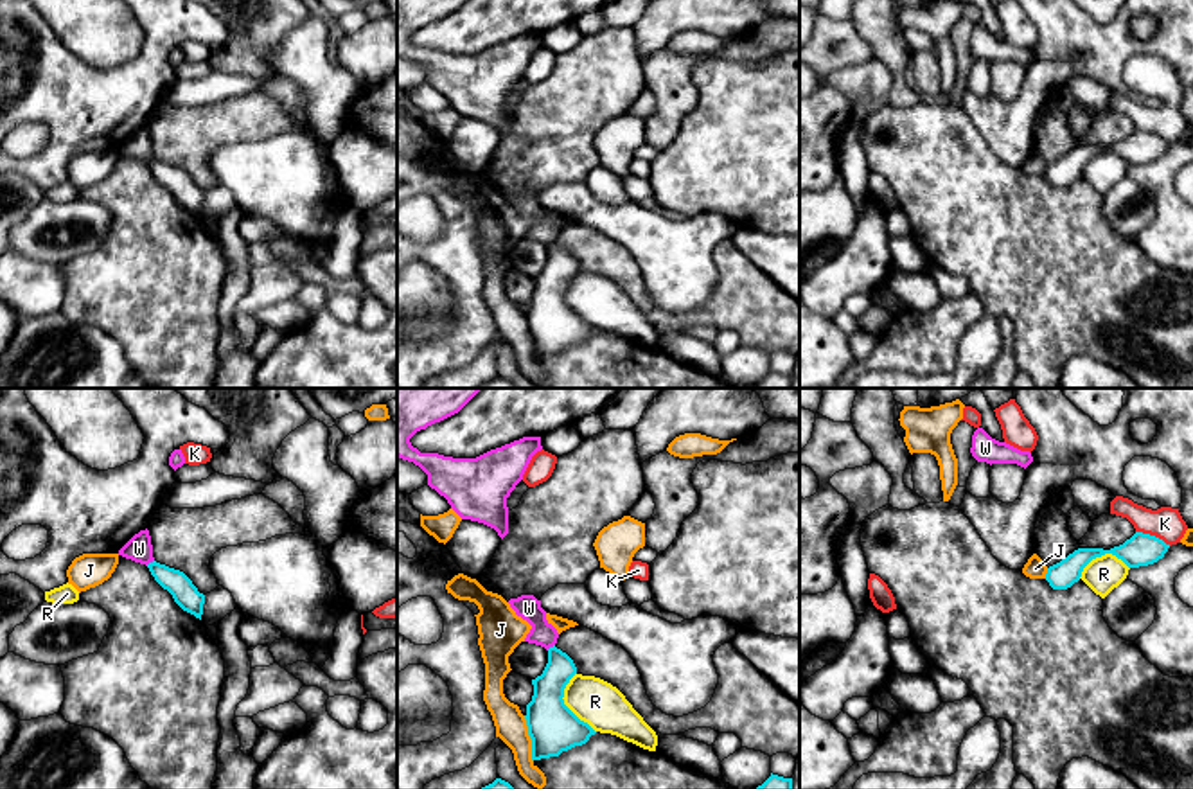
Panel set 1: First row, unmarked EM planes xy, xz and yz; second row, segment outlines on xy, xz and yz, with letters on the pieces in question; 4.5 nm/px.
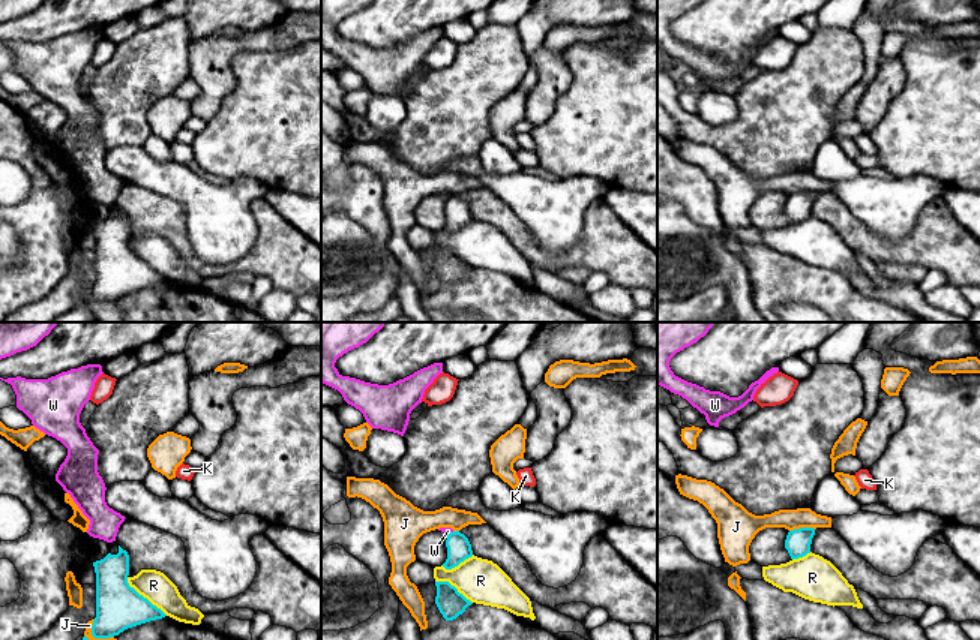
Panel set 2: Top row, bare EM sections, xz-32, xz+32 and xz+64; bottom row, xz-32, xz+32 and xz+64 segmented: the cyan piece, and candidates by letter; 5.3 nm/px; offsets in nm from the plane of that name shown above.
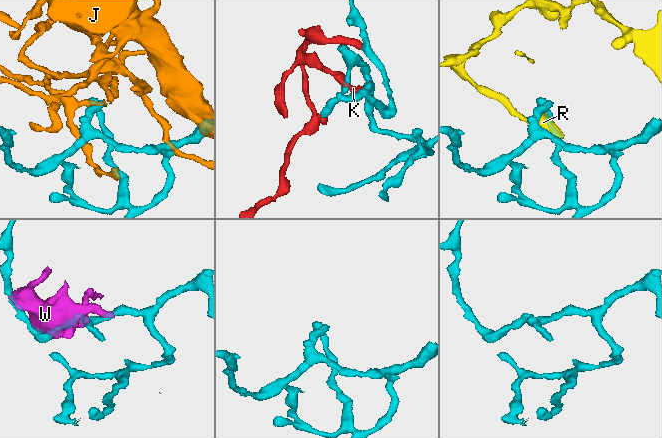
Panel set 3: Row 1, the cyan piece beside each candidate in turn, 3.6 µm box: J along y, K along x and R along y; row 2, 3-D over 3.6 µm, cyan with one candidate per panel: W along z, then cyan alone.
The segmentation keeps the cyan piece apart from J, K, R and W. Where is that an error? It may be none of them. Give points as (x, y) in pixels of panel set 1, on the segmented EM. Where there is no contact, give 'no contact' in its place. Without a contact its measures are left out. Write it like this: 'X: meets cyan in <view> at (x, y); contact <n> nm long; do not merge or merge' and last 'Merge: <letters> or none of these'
J: meets cyan in xz at (530, 737); contact 220 nm long; do not merge
K: meets cyan in yz at (1154, 536); contact 170 nm long; do not merge
R: meets cyan in xz at (563, 703); contact 280 nm long; do not merge
W: meets cyan in xy at (150, 563); contact 50 nm long; do not merge
Merge: none of these

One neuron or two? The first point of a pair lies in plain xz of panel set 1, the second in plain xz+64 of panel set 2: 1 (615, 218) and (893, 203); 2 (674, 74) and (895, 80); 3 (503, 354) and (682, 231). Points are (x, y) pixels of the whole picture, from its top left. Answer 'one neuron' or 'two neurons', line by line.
1: one neuron
2: one neuron
3: one neuron

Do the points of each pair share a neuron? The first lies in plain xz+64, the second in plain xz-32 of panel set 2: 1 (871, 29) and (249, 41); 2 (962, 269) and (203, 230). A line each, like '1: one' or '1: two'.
1: two
2: two

